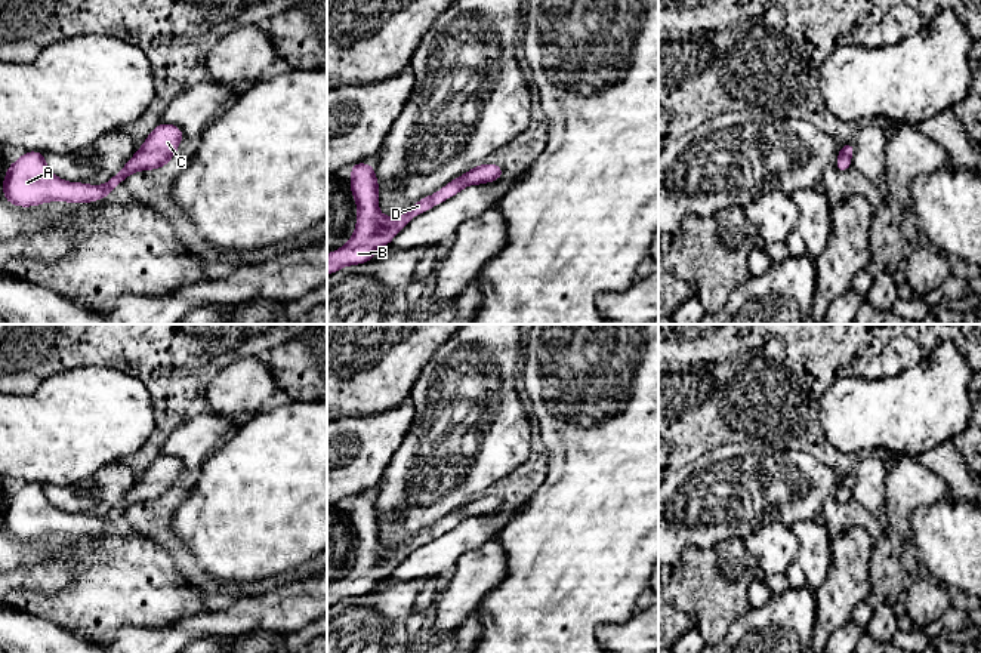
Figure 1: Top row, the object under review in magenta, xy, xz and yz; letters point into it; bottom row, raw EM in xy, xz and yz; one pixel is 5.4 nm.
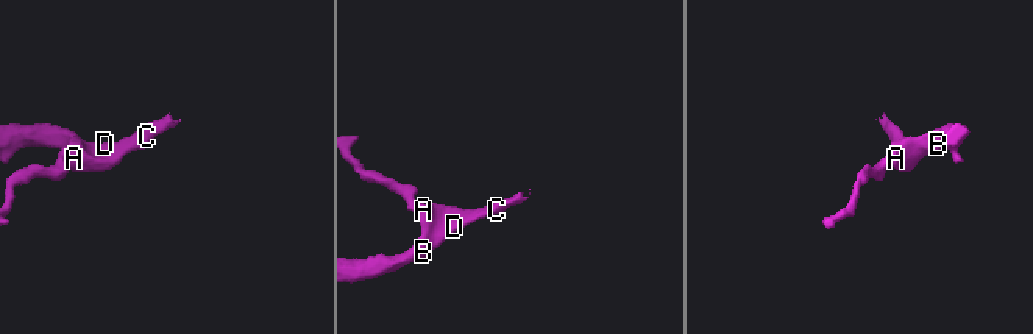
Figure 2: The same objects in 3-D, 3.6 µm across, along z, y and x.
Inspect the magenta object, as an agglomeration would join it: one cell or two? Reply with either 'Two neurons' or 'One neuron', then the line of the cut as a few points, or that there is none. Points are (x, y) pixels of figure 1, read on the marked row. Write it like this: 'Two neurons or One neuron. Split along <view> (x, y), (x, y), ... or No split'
One neuron. No split

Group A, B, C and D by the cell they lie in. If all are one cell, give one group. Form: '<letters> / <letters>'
A B C D

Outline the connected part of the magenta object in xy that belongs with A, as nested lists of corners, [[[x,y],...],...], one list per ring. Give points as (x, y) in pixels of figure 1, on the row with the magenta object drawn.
[[[160,123],[135,155],[111,176],[105,185],[67,182],[59,179],[46,164],[44,153],[25,151],[15,163],[7,164],[1,184],[3,195],[9,204],[19,207],[40,206],[47,201],[92,203],[109,197],[124,179],[139,170],[163,169],[176,155],[183,139],[179,126]]]

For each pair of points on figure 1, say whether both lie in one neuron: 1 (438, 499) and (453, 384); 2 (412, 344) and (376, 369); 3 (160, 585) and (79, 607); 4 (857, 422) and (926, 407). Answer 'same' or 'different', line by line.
1: same
2: same
3: same
4: same

